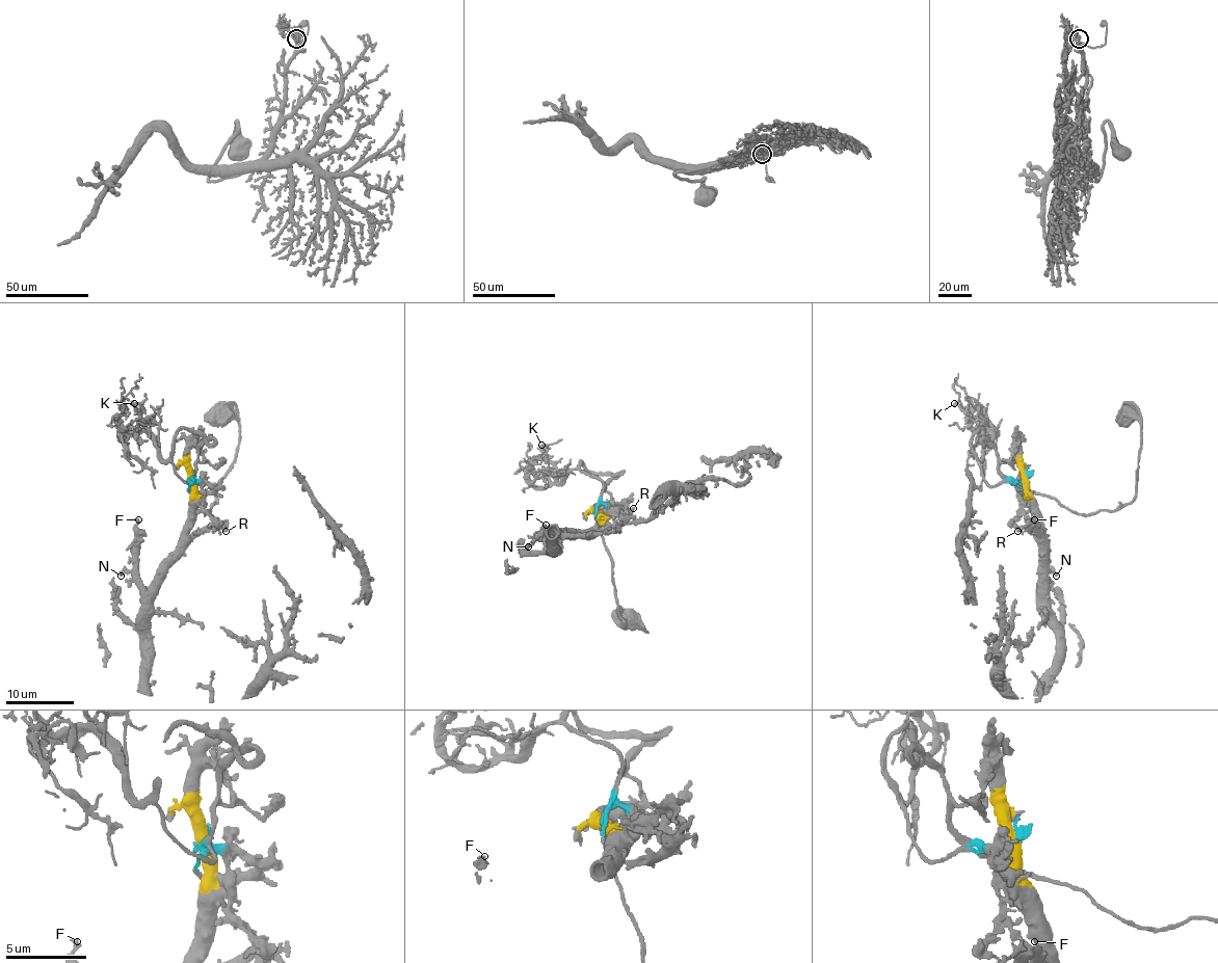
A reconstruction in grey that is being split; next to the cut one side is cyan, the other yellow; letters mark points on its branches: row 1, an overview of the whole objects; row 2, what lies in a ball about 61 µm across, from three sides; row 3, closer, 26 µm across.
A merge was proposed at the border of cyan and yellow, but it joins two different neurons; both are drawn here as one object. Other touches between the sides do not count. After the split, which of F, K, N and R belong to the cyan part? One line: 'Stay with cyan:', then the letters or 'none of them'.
Stay with cyan: K

